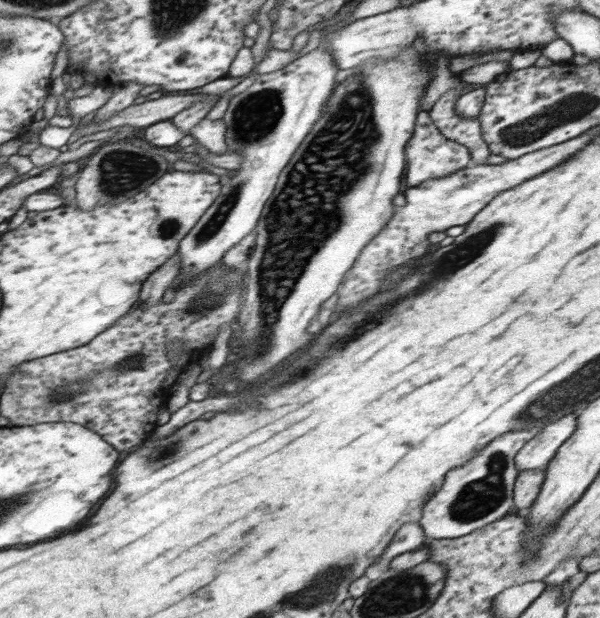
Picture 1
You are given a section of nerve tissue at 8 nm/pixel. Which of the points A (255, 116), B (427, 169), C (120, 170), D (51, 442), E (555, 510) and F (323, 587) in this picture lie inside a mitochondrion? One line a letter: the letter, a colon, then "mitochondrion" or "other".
A: mitochondrion
B: other
C: mitochondrion
D: other
E: other
F: mitochondrion

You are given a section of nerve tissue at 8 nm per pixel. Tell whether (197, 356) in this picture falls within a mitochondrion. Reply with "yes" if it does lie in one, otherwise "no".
no

